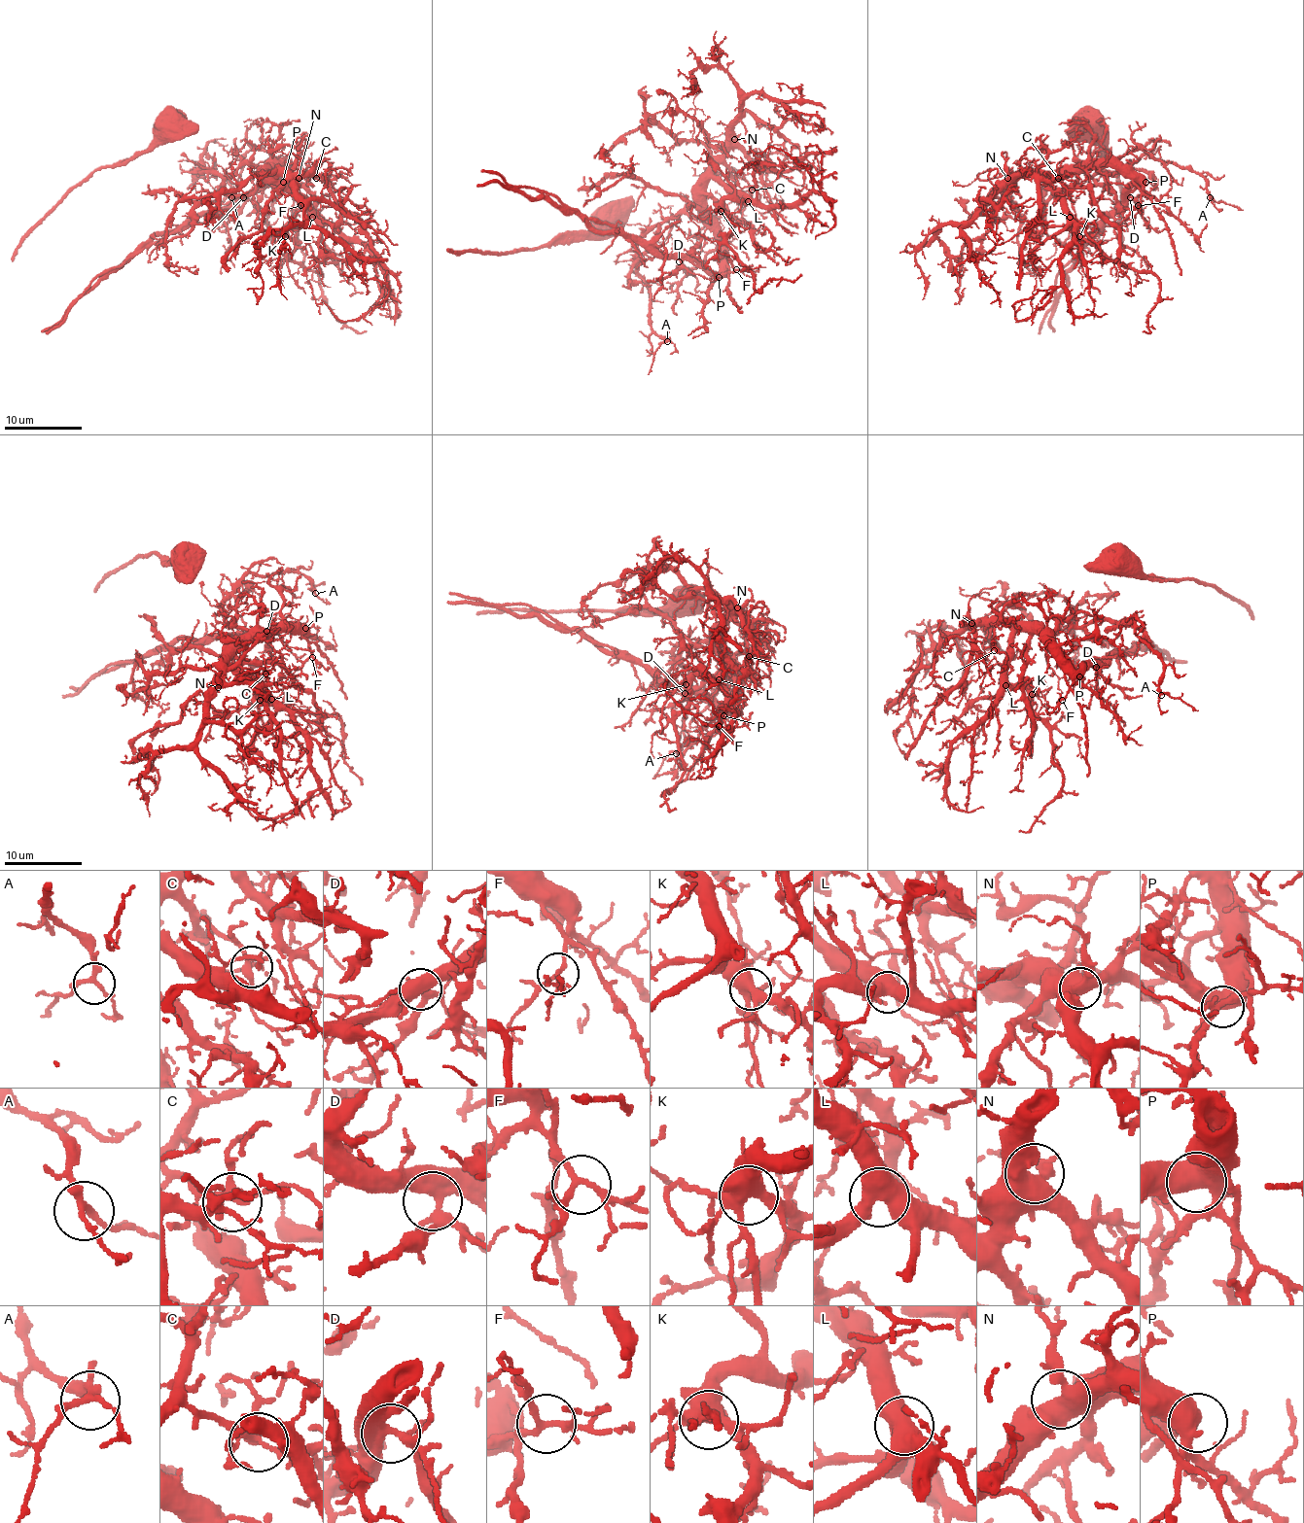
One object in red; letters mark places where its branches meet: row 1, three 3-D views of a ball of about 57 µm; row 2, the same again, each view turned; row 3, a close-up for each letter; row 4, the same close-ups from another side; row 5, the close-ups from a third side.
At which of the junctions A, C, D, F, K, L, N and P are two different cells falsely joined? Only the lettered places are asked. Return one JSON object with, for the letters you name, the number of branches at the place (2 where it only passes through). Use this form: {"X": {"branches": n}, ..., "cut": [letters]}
{"cut": []}

